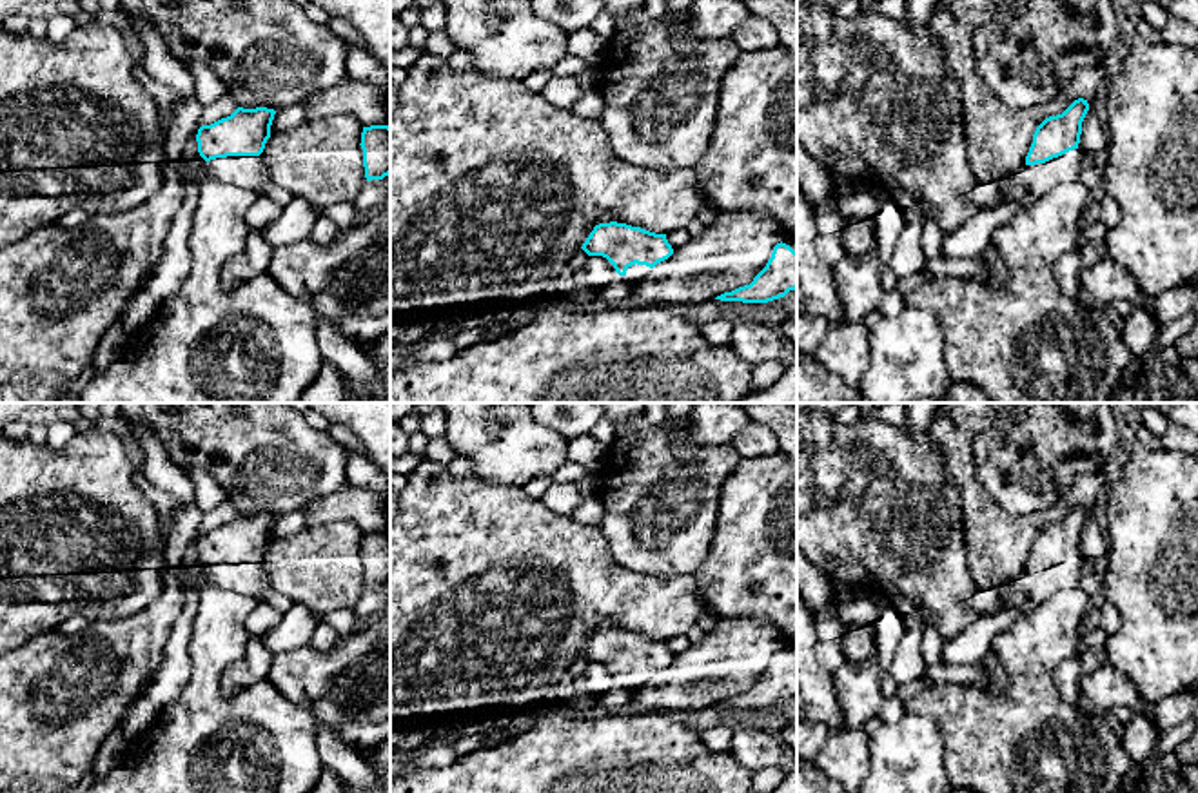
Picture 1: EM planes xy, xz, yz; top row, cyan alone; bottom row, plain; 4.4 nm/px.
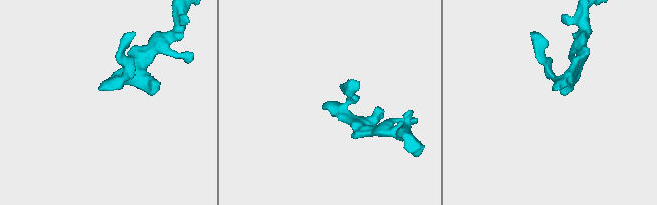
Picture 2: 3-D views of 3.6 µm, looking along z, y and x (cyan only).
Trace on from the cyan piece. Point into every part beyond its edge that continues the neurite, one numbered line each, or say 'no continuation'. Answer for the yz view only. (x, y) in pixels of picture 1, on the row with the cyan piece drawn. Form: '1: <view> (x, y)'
1: yz (1024, 187)

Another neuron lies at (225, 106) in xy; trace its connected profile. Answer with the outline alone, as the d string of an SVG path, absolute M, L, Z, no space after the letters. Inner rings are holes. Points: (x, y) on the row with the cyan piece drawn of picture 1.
M225 93L214 103L201 107L200 125L211 125L221 118L231 116L238 109L234 98Z

